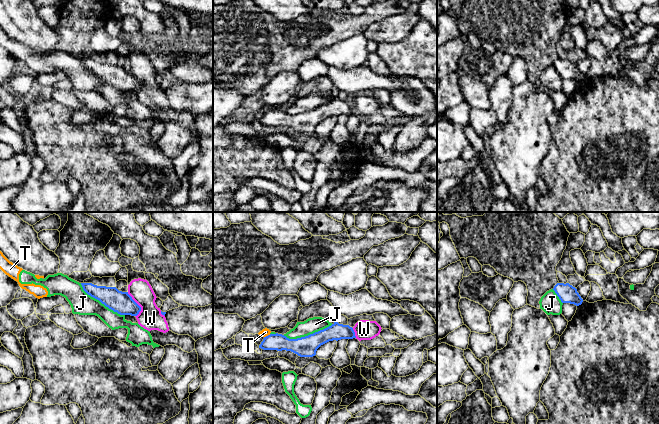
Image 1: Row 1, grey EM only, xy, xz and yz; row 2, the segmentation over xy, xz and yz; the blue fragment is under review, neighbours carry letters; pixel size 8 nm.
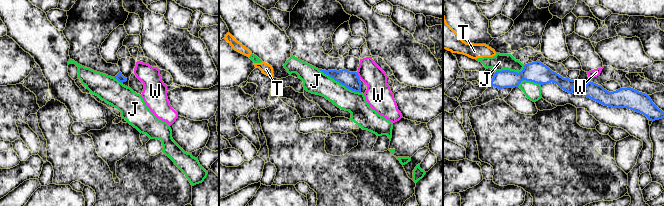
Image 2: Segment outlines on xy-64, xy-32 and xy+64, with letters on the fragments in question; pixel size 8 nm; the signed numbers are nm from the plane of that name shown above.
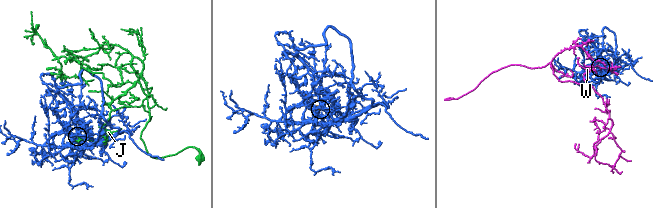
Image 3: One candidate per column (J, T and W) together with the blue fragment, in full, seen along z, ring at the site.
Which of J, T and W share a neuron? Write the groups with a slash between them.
J T / W

